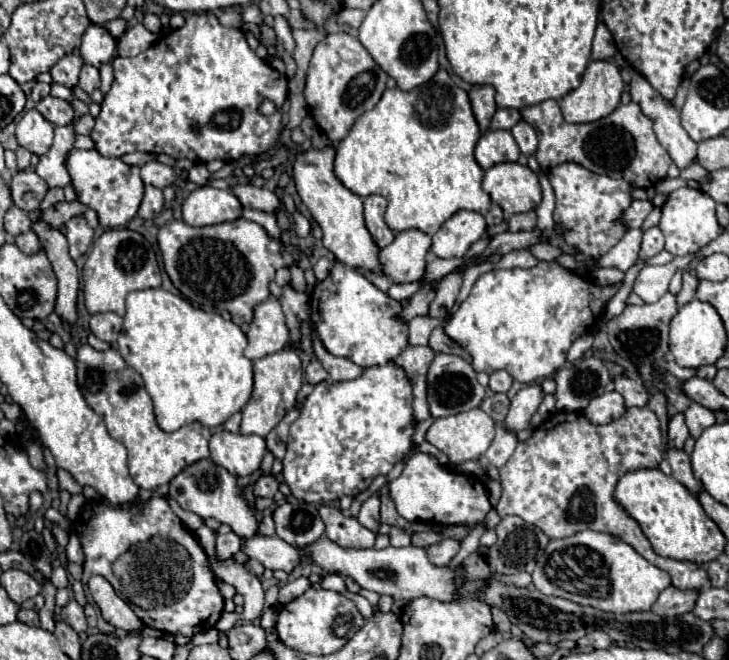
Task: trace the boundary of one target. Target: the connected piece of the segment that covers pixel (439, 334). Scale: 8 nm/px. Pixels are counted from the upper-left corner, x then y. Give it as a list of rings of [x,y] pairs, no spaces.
[[[435,328],[435,330],[431,332],[429,346],[431,346],[431,350],[433,350],[433,352],[443,352],[443,354],[461,356],[463,360],[471,362],[471,356],[469,356],[469,354],[467,354],[467,352],[465,352],[457,342],[453,342],[453,340],[443,332],[443,328]]]

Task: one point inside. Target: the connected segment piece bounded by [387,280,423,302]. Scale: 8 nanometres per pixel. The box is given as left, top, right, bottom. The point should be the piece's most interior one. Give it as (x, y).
(400, 292)

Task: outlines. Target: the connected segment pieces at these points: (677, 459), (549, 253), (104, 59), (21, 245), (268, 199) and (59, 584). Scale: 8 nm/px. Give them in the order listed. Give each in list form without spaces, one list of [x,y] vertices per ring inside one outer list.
[[[667,450],[665,458],[667,458],[669,464],[671,464],[673,478],[679,480],[691,494],[697,496],[697,494],[701,492],[701,484],[699,484],[699,482],[695,480],[695,476],[693,476],[689,456],[687,456],[683,450]]]
[[[549,242],[535,244],[535,246],[531,248],[531,252],[533,252],[533,256],[535,256],[537,260],[557,260],[557,258],[561,256],[561,250],[559,250],[557,246],[551,246]]]
[[[91,24],[82,36],[79,52],[85,64],[91,64],[95,68],[101,68],[101,64],[107,64],[115,56],[115,40],[111,34],[97,24]]]
[[[33,230],[15,236],[15,244],[17,244],[17,248],[19,248],[21,252],[25,252],[25,254],[35,254],[37,250],[41,250],[39,238],[37,238],[37,234],[35,234]]]
[[[237,184],[231,188],[231,192],[245,208],[257,208],[263,212],[273,212],[279,208],[279,198],[267,188],[257,188],[253,184]]]
[[[61,566],[55,568],[49,580],[51,580],[51,584],[53,584],[55,588],[67,588],[67,584],[69,584],[69,580],[67,580],[67,570],[61,568]]]

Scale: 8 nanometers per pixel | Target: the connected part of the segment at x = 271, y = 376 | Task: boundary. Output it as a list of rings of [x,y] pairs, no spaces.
[[[281,350],[277,354],[269,354],[265,358],[259,358],[253,362],[253,374],[255,374],[255,384],[253,384],[253,394],[251,400],[245,404],[241,410],[243,420],[241,420],[241,434],[257,434],[257,436],[267,436],[281,420],[283,416],[295,408],[297,404],[297,394],[303,384],[303,368],[301,360],[293,350]]]

